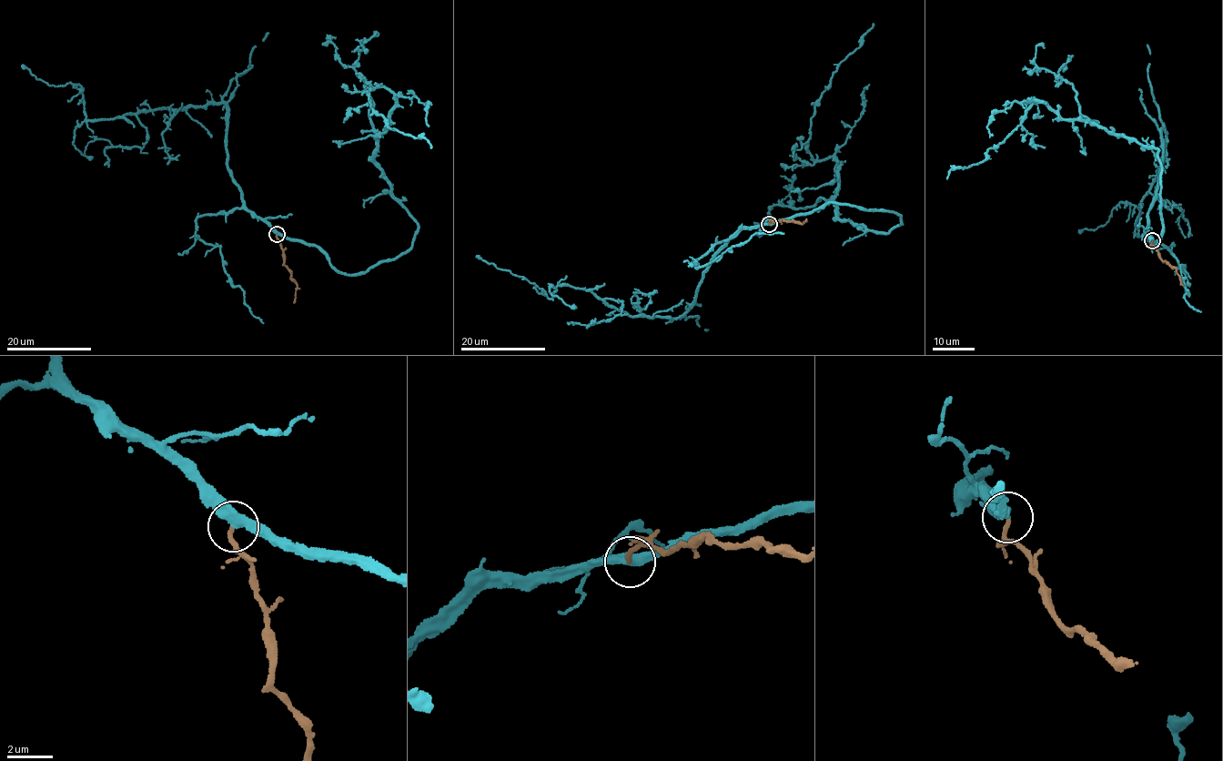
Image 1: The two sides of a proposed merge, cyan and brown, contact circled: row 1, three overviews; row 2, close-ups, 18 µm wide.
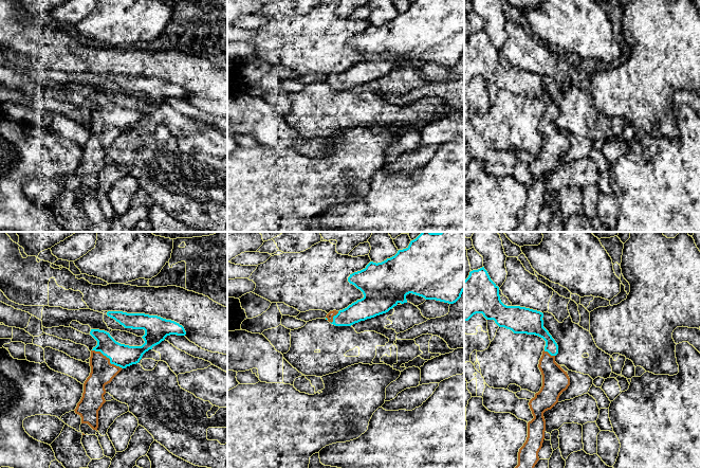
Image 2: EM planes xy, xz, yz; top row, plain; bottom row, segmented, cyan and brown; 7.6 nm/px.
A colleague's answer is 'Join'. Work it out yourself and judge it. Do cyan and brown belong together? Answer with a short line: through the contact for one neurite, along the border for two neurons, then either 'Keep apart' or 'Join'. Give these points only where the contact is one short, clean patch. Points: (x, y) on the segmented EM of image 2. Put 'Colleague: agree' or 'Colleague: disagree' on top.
Colleague: agree
Line: xy (120, 355), (108, 357), (103, 372). Join

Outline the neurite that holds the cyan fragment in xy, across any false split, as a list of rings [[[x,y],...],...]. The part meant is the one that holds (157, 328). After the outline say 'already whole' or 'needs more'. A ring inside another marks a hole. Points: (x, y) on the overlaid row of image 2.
[[[108,311],[107,315],[114,319],[125,328],[144,329],[145,335],[142,338],[144,339],[145,343],[142,346],[129,346],[121,344],[116,342],[109,332],[99,329],[91,329],[90,335],[97,341],[97,345],[91,350],[91,373],[84,383],[82,397],[74,411],[81,417],[81,423],[88,423],[93,430],[96,431],[98,428],[98,411],[106,402],[104,398],[104,395],[106,394],[105,385],[110,383],[123,368],[139,363],[146,351],[160,344],[167,336],[186,335],[186,331],[182,325],[158,315],[127,313],[123,311]]]; needs more

